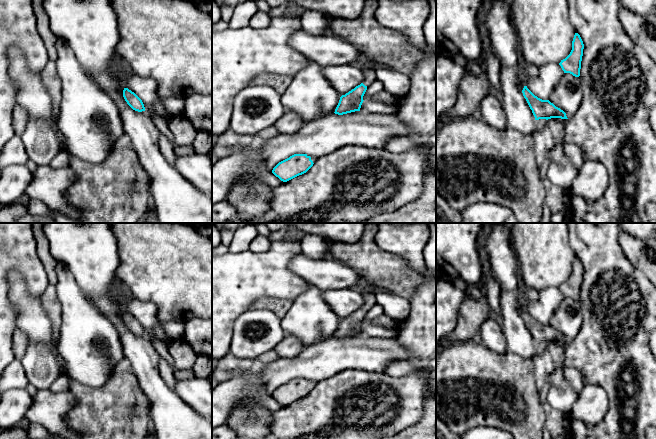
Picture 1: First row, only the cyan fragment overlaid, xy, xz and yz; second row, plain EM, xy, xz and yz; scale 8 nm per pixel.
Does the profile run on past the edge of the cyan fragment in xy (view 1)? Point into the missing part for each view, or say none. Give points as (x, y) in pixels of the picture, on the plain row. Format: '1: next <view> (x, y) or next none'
1: next none

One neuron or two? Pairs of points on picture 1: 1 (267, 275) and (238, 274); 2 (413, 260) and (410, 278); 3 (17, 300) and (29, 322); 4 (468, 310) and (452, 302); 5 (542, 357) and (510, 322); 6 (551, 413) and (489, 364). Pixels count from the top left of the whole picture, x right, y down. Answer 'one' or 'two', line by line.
1: one
2: two
3: one
4: two
5: two
6: two

